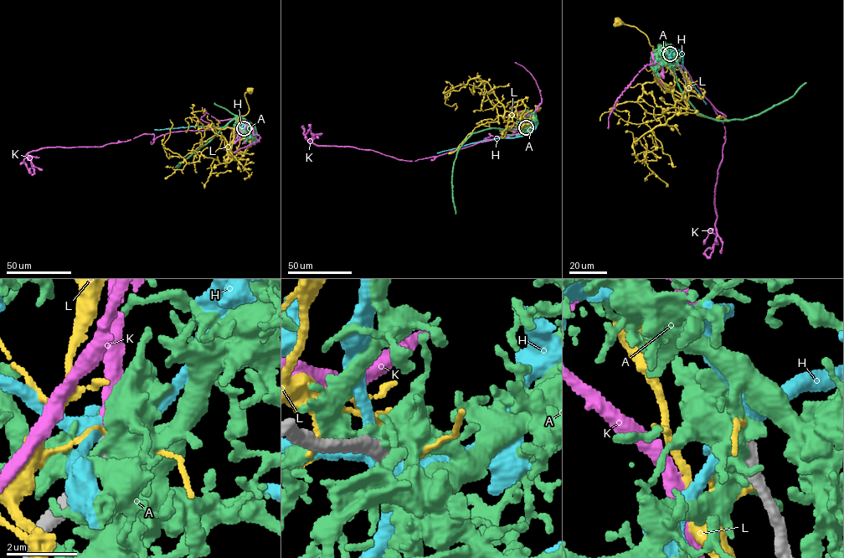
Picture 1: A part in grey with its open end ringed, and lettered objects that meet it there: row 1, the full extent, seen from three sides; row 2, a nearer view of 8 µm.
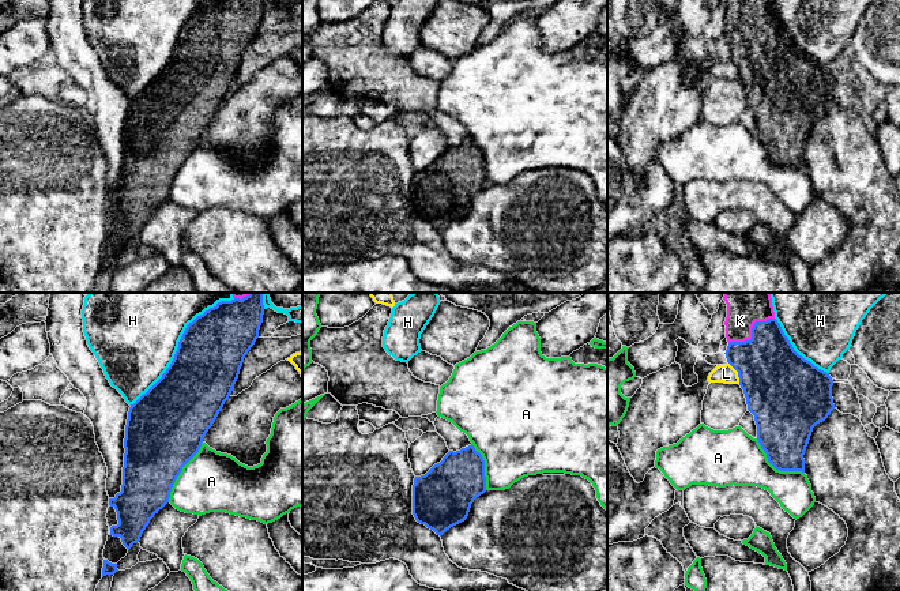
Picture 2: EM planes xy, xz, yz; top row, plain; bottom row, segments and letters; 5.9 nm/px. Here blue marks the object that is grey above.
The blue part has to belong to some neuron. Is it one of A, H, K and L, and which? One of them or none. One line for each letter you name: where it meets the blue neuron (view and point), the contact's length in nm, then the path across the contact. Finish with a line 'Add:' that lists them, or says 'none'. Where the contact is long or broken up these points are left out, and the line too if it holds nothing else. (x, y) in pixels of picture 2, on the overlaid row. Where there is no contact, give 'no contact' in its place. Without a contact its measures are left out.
K: yz (752, 332) | 320 nm
Add: K

